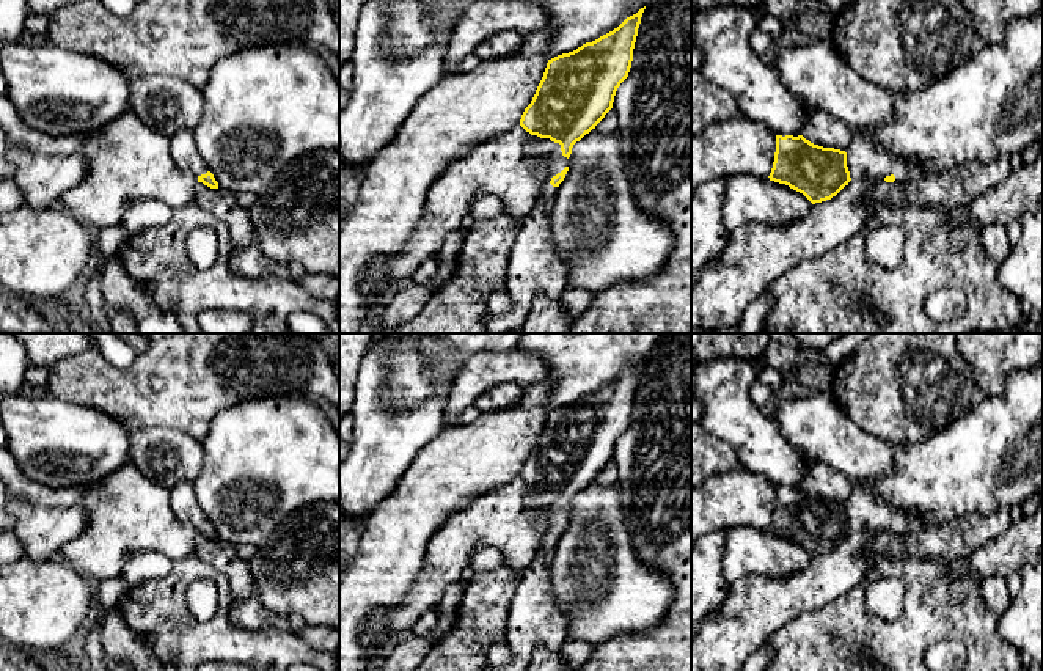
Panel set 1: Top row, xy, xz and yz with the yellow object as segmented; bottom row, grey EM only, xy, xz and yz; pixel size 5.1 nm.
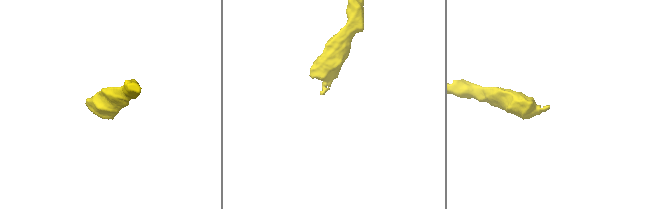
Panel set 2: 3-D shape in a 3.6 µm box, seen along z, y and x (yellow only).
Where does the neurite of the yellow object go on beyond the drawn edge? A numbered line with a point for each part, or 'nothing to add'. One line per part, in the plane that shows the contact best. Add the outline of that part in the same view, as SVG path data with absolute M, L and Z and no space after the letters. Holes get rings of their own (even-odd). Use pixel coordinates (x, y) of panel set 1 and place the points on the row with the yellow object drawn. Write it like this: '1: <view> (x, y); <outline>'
1: xz (550, 151); M531 135L531 138L528 140L528 154L542 156L547 160L547 178L542 184L542 192L539 200L542 200L545 209L551 212L558 187L553 187L550 181L553 176L556 176L565 167L570 165L570 157L567 159L562 156L559 143L554 143L550 138L540 138L537 135Z

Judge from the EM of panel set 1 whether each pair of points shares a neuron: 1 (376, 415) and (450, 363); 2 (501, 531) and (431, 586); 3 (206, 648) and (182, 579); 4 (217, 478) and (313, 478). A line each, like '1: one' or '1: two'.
1: one
2: one
3: one
4: one

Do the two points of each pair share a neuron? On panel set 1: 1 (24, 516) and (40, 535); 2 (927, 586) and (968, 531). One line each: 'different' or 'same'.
1: same
2: different

